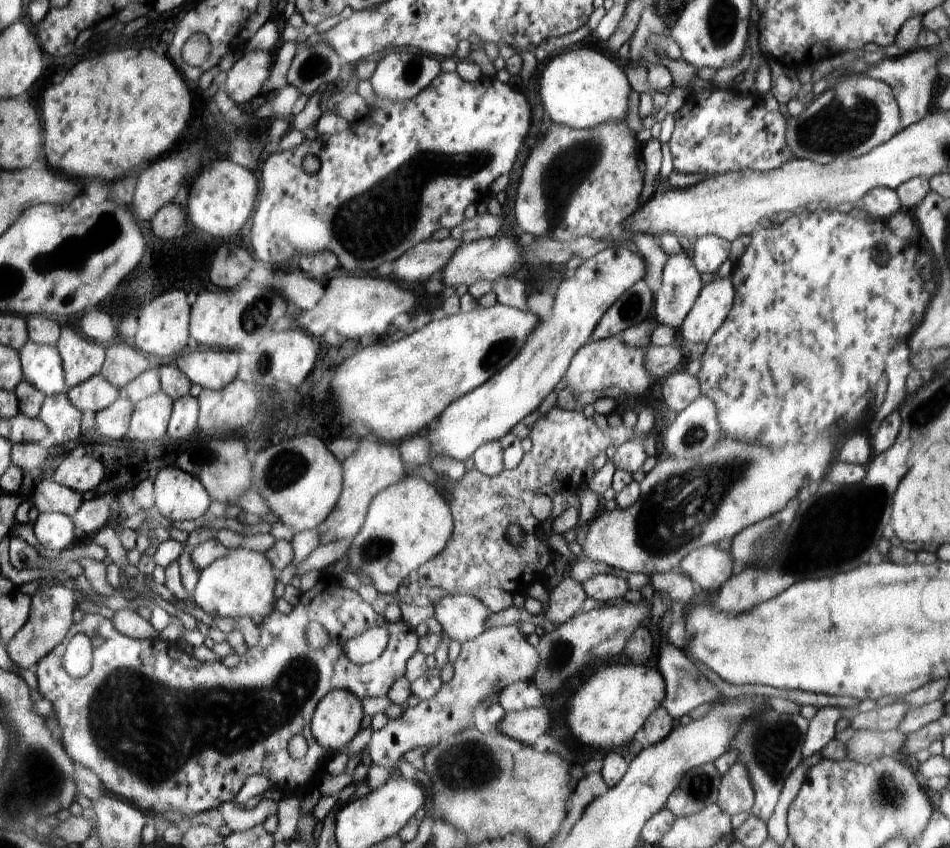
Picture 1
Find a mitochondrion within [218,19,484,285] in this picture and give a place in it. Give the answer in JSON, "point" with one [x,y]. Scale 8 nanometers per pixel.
{"point":[316,65]}

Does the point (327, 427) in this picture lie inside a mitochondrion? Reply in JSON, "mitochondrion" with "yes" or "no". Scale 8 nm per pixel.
{"mitochondrion":"no"}

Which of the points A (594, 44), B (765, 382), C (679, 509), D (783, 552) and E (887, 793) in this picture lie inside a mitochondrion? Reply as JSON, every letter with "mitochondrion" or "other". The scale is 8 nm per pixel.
{"A":"other","B":"other","C":"mitochondrion","D":"mitochondrion","E":"mitochondrion"}

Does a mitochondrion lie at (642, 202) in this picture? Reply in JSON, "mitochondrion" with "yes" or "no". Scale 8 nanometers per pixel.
{"mitochondrion":"no"}

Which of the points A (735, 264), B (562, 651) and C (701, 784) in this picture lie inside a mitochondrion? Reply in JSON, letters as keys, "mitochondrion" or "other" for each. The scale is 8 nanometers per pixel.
{"A":"other","B":"mitochondrion","C":"mitochondrion"}

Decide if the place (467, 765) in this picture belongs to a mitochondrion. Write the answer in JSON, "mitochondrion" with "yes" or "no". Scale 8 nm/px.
{"mitochondrion":"yes"}

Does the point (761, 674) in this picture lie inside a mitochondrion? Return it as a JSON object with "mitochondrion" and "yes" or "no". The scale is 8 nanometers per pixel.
{"mitochondrion":"no"}

